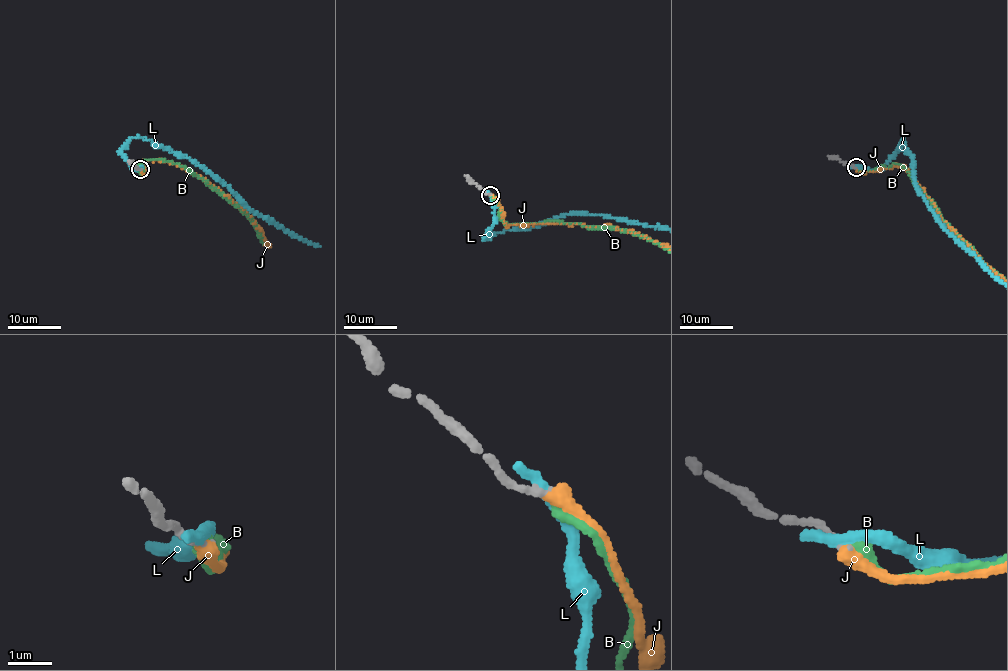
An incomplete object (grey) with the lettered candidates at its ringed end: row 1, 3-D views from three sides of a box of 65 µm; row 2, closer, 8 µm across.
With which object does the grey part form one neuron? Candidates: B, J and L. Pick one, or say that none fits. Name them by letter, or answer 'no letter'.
J

